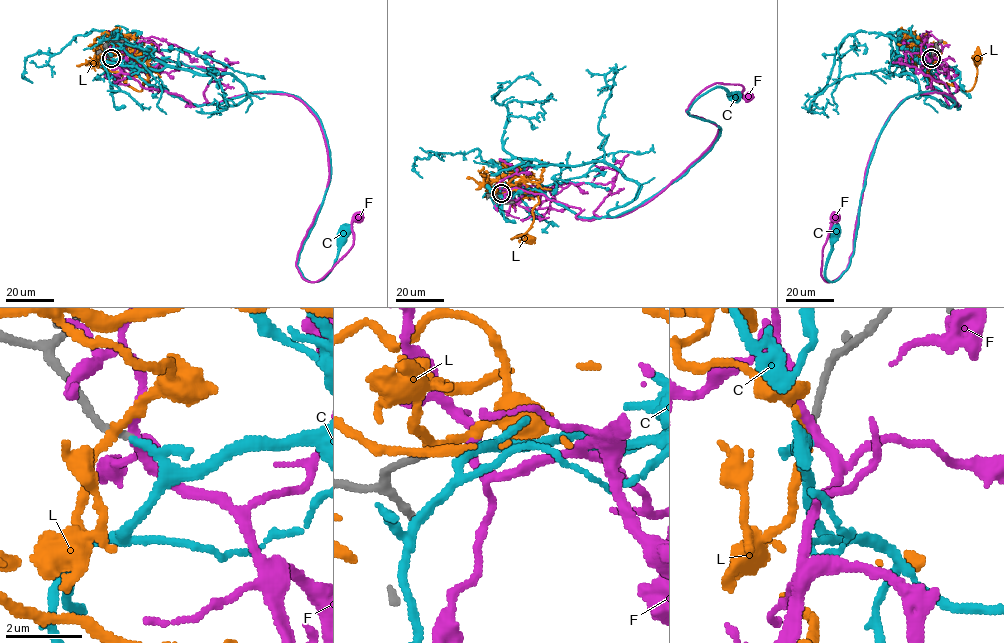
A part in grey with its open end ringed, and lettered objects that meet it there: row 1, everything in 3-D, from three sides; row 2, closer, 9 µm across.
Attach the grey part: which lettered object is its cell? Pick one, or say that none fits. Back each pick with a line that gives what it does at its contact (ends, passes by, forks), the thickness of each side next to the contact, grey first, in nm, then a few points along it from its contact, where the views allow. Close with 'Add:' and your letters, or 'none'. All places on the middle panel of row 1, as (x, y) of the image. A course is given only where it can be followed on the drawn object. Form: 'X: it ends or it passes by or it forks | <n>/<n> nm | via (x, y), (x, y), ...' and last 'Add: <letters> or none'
C: it passes by | 200/130 nm | via (501, 193), (536, 189), (580, 217), (632, 209), (720, 134), (692, 104), (716, 87), (735, 99)
Add: C

